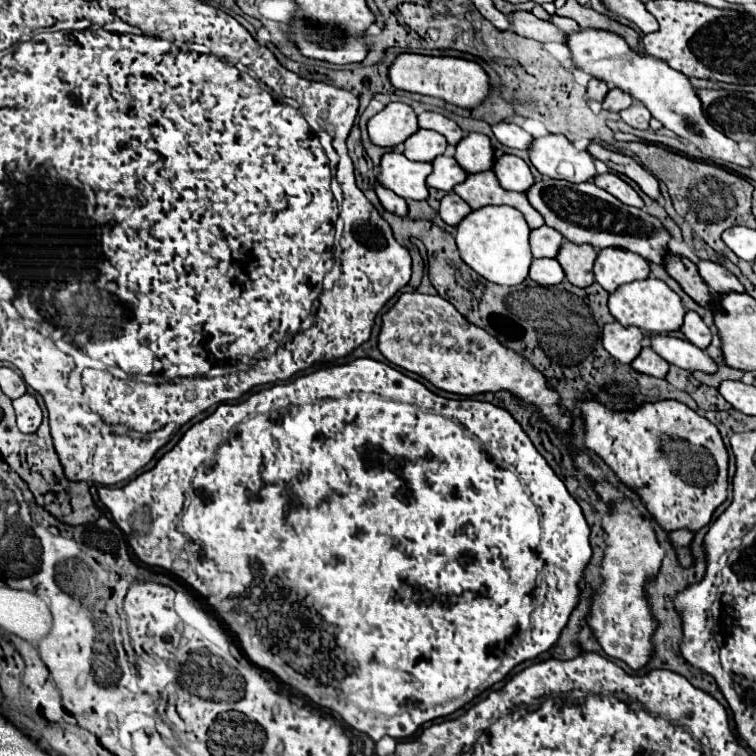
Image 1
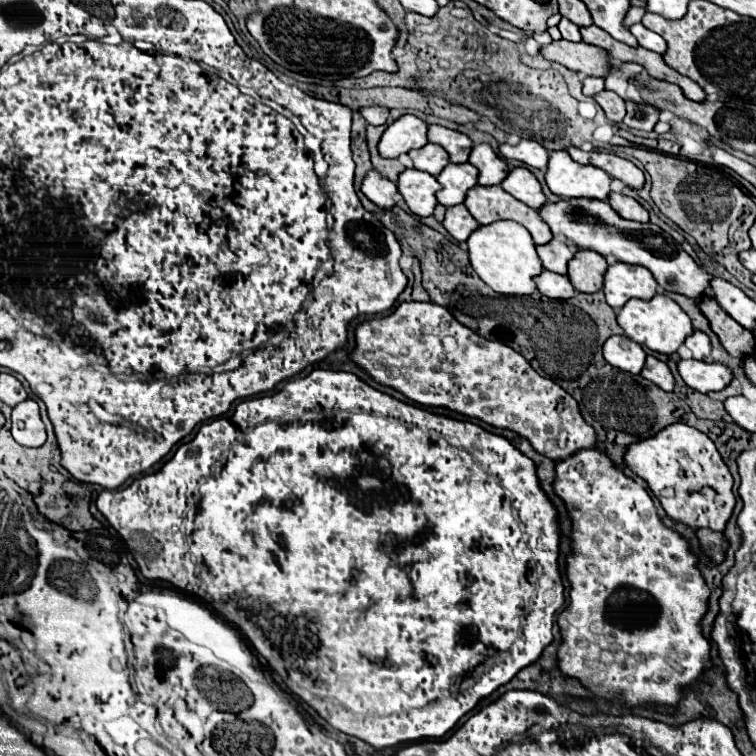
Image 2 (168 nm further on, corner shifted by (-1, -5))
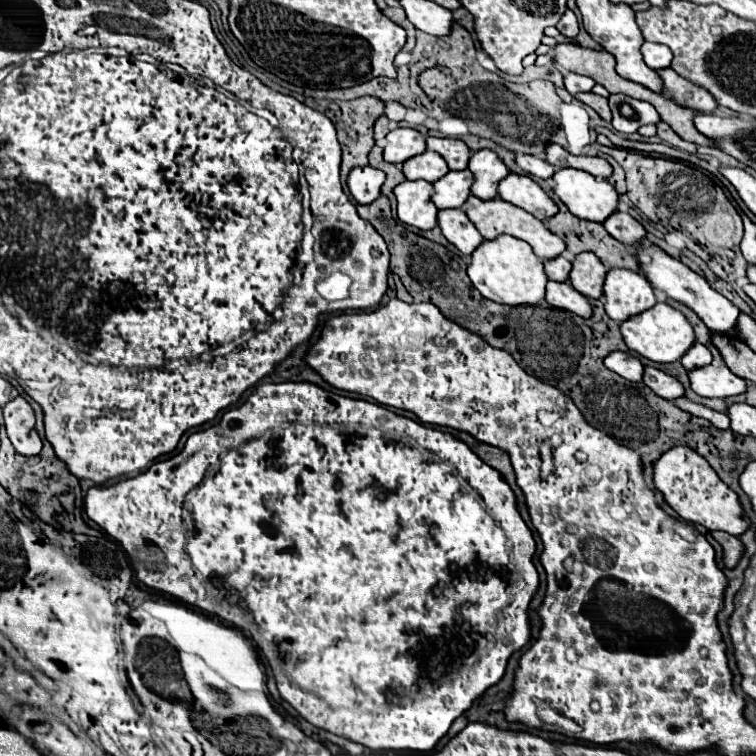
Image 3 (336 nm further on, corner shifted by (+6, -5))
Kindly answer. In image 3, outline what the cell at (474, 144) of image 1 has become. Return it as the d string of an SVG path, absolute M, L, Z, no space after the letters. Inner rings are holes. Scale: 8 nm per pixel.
M481 149L473 153L469 161L469 171L475 175L475 183L471 185L471 195L475 195L481 201L495 199L497 183L509 175L509 169L499 159L499 155L489 149Z

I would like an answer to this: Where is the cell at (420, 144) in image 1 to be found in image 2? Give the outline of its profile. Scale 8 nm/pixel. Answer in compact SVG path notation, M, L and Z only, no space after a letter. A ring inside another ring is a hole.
M426 143L424 147L410 151L408 155L414 161L414 169L420 169L432 175L440 173L440 169L444 169L450 163L448 153L444 153L444 149L440 149L440 145L436 143Z

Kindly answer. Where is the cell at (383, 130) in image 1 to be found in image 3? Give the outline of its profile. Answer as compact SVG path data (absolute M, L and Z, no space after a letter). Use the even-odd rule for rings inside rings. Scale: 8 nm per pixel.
M393 129L385 137L385 161L387 163L405 163L407 159L421 155L427 145L425 137L415 129Z

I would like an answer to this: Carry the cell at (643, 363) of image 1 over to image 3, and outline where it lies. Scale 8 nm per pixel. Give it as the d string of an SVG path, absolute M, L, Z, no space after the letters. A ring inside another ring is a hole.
M645 367L643 383L663 399L677 399L677 397L683 397L683 393L685 393L683 385L675 377L667 375L655 367Z

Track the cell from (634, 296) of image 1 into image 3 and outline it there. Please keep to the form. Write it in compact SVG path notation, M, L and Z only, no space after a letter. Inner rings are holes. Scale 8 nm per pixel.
M657 303L653 309L647 309L639 317L631 317L621 325L623 341L625 345L639 353L641 357L655 361L655 363L675 363L679 361L689 347L695 343L695 331L691 323L685 319L685 315L667 303Z

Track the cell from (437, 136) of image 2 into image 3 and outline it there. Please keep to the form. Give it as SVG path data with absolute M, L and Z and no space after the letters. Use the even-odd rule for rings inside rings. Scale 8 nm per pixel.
M427 137L427 149L439 153L451 171L463 171L467 169L471 151L461 139L449 139L449 137Z

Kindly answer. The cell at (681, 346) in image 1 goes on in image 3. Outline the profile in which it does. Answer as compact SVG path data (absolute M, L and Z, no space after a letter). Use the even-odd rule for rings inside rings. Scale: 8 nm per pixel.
M707 365L703 369L695 369L689 373L689 379L691 379L691 389L701 397L727 399L733 395L741 395L747 389L745 381L735 373L731 373L727 365L721 367Z

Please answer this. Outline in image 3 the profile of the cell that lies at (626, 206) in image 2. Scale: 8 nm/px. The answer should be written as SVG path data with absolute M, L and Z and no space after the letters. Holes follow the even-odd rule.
M617 211L609 219L605 219L603 227L607 229L607 233L613 239L621 241L627 247L633 247L633 245L639 245L645 241L643 225L639 221L635 221L629 213L623 213L623 211Z

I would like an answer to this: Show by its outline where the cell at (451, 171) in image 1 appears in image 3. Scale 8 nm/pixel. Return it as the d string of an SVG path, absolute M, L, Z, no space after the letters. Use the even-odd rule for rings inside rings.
M469 169L449 171L445 177L441 177L435 183L433 203L437 205L437 209L461 207L465 203L465 199L469 197L471 185L473 185L473 173Z

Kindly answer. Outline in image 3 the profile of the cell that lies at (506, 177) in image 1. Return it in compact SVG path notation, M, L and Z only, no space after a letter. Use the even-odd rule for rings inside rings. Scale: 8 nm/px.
M509 173L505 179L501 179L499 197L503 201L531 213L539 221L545 221L557 213L555 201L527 175Z

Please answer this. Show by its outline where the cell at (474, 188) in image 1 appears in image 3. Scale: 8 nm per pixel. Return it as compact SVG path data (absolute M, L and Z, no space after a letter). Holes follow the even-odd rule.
M469 197L467 199L471 209L467 211L467 217L471 219L471 223L479 229L479 233L487 239L487 241L493 241L497 239L499 235L511 235L511 237L517 237L517 239L523 239L527 241L535 255L539 259L553 259L553 257L559 257L563 251L565 251L565 241L561 237L557 237L555 233L551 233L539 219L535 219L533 215L525 213L523 209L519 207L513 207L511 203L503 201L503 199L493 199L493 201L477 201L477 197Z

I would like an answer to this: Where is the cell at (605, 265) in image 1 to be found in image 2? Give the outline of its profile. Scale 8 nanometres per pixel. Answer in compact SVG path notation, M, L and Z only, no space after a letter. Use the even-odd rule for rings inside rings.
M614 263L604 273L604 287L606 301L616 311L632 297L650 299L658 291L658 283L652 273L642 265L628 265L628 263Z

